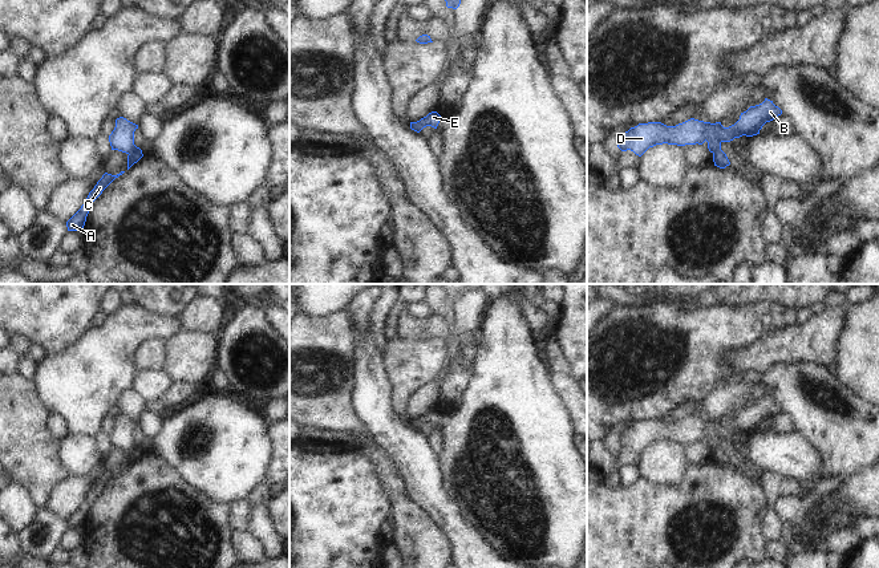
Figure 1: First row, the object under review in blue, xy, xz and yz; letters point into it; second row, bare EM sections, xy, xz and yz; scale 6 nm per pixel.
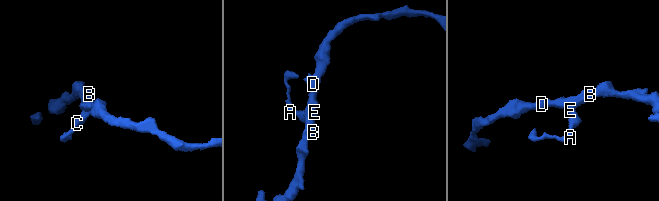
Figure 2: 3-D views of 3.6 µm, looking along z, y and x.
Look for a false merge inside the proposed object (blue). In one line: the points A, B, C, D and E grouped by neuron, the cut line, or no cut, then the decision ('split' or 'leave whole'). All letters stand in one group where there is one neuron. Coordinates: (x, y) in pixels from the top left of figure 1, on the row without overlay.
A C E / B D; cut in xy along (137, 445), (129, 451); split

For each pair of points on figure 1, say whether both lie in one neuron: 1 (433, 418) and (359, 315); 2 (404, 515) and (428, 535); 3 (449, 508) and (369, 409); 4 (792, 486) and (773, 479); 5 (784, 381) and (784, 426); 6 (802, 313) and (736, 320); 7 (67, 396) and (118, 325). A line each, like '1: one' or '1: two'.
1: two
2: one
3: one
4: one
5: two
6: two
7: one

